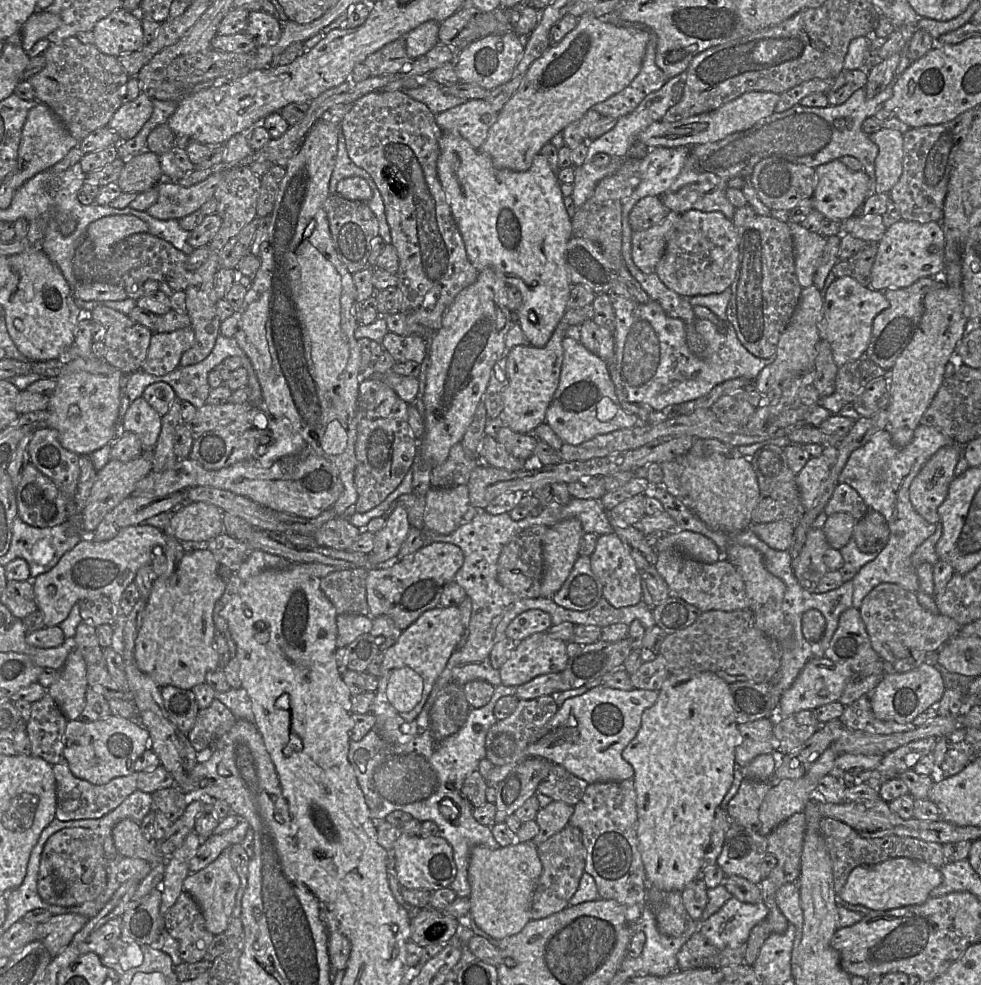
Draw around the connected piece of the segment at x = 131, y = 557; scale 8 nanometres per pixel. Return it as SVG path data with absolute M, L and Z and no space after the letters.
M146 524L126 527L120 530L113 539L108 541L95 541L90 536L81 539L74 548L60 558L59 562L51 570L31 580L37 599L38 610L43 613L45 627L58 626L69 616L72 607L80 601L87 598L106 596L119 611L118 620L112 624L118 631L119 640L120 627L122 627L123 619L120 614L121 596L126 587L134 582L138 569L143 566L151 566L153 549L160 547L160 553L162 553L165 542L165 532Z

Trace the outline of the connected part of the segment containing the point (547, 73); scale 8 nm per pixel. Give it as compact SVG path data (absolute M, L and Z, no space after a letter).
M592 14L579 17L576 27L560 42L552 44L529 67L519 88L506 102L490 128L488 137L478 149L488 155L498 169L527 171L542 147L572 122L581 119L594 105L627 87L639 73L650 40L650 31L642 25L616 26Z

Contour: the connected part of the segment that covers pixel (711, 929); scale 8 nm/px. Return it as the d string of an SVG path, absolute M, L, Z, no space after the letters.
M732 896L716 913L699 922L699 931L718 950L745 944L752 928L768 916L764 902L750 904Z

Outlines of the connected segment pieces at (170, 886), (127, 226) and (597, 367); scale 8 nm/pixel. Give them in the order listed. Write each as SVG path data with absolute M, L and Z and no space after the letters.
M192 831L186 836L182 845L166 860L165 874L160 885L160 914L162 917L183 892L183 882L191 874L189 862L202 844L197 833Z
M111 215L92 222L88 226L85 236L93 242L97 257L106 258L114 244L135 233L148 233L147 223L133 215Z
M564 337L562 344L564 359L560 381L545 418L545 422L557 436L563 442L576 446L600 434L632 428L639 424L636 415L622 409L608 363L572 337Z

